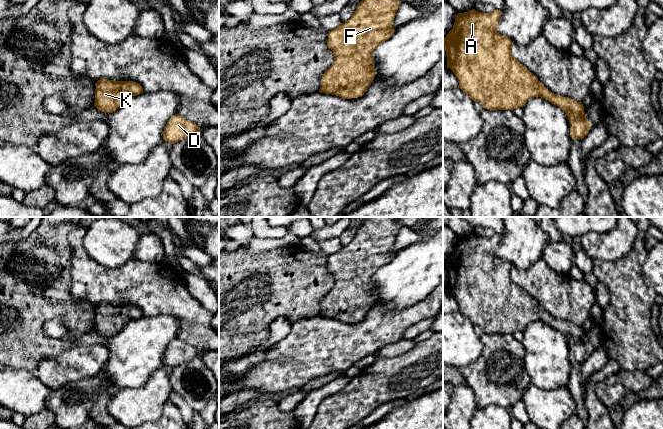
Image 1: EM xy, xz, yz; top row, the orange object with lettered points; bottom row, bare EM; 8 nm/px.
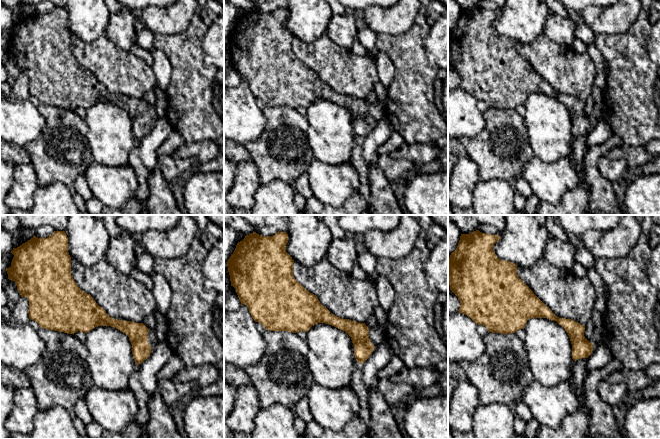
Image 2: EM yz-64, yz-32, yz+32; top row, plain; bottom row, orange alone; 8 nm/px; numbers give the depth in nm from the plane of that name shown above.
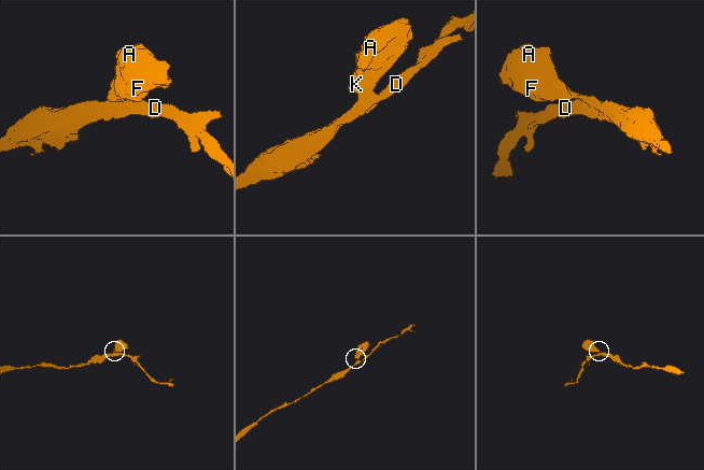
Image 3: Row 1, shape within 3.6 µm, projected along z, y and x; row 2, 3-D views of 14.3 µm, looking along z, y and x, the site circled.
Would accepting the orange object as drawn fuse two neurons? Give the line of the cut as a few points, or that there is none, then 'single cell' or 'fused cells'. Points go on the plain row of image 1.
no cut; single cell

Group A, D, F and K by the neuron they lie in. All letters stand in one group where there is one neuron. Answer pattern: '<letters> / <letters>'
A D F K

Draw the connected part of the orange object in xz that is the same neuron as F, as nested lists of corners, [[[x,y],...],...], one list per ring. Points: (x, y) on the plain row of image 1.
[[[370,217],[357,229],[348,245],[328,256],[327,270],[333,275],[334,285],[322,300],[320,317],[336,319],[345,323],[364,319],[376,297],[372,278],[395,256],[392,247],[401,229],[400,218]]]

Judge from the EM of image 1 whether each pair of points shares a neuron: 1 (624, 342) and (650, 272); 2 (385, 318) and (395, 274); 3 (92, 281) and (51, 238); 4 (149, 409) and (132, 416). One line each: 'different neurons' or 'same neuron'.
1: different neurons
2: different neurons
3: different neurons
4: same neuron

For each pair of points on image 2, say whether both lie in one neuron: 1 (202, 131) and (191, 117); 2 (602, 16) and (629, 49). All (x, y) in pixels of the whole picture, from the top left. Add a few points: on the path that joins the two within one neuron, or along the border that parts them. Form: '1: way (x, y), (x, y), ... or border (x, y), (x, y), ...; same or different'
1: way (202, 128), (194, 120); same
2: border (636, 20), (622, 33), (598, 33), (596, 35); different

